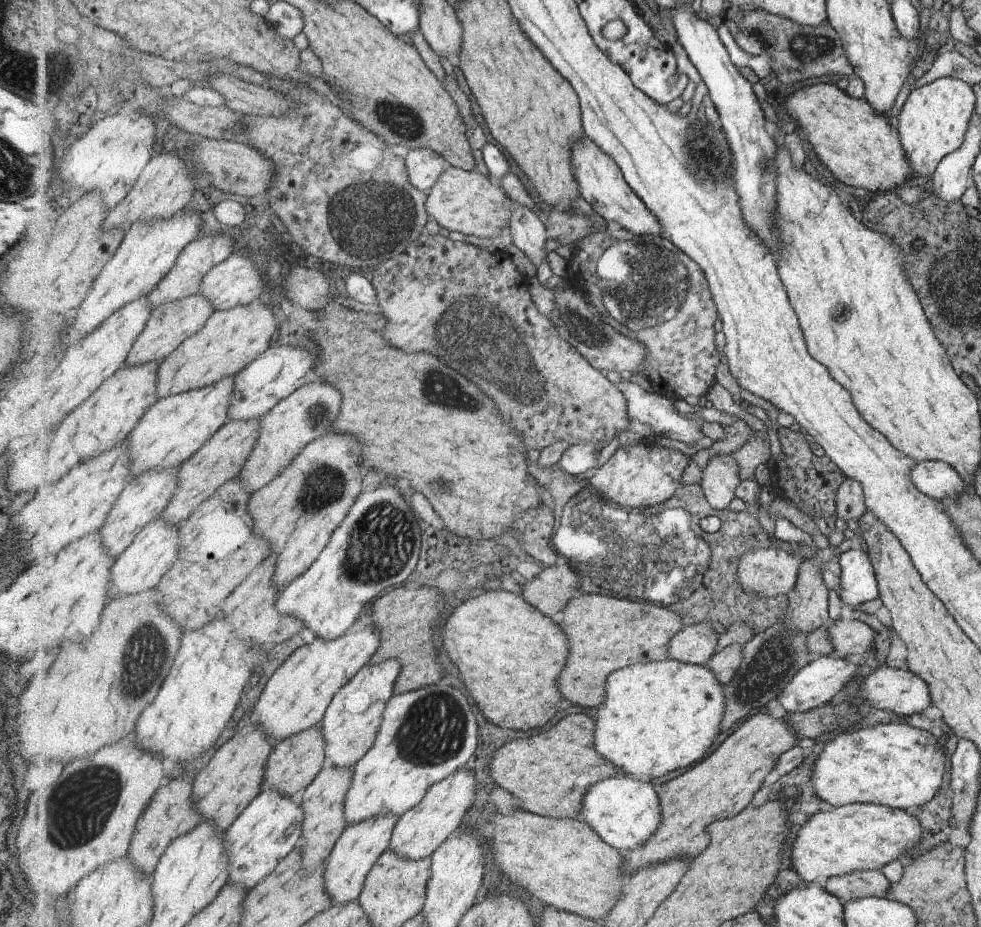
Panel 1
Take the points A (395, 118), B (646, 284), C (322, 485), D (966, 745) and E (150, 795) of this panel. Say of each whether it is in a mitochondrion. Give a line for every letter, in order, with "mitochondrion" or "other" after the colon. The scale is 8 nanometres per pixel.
A: mitochondrion
B: mitochondrion
C: mitochondrion
D: other
E: other

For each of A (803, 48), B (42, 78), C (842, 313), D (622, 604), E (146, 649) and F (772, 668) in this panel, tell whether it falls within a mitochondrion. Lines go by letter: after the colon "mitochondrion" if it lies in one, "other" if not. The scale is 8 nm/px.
A: mitochondrion
B: mitochondrion
C: other
D: mitochondrion
E: mitochondrion
F: mitochondrion

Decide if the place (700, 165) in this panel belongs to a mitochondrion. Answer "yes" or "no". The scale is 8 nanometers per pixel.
yes

